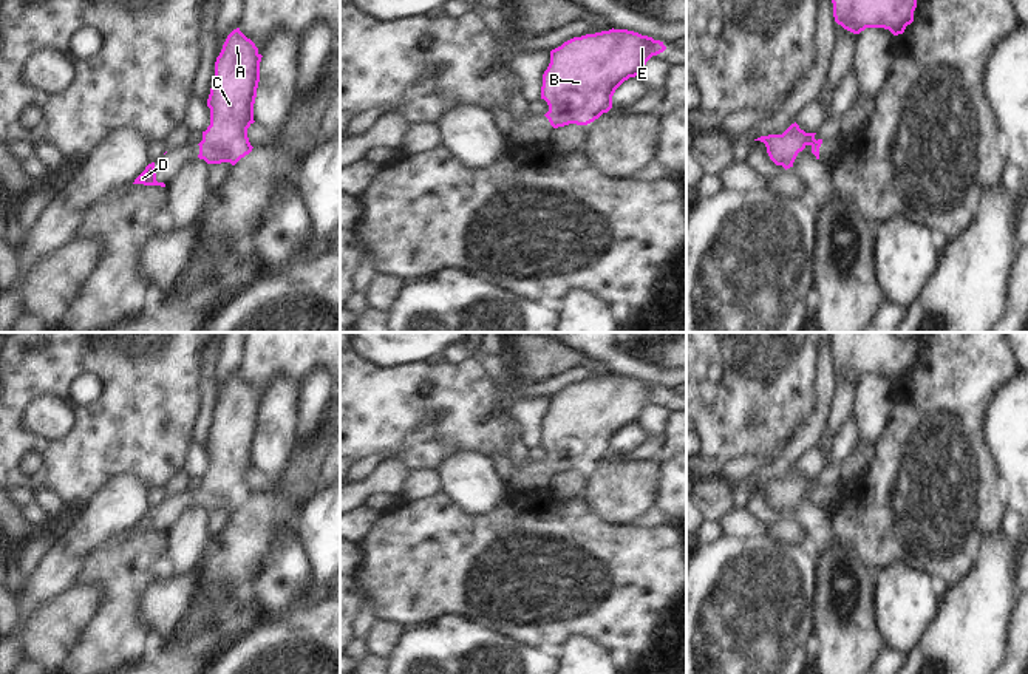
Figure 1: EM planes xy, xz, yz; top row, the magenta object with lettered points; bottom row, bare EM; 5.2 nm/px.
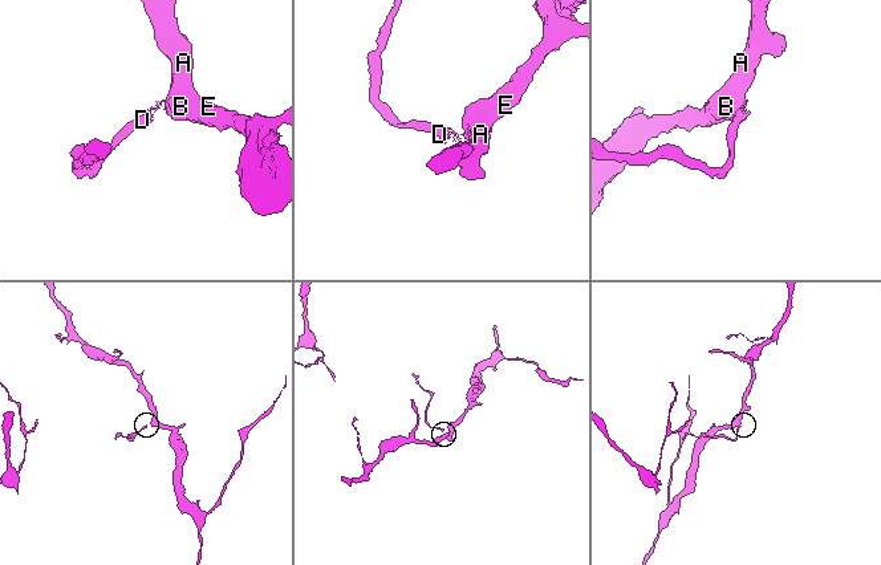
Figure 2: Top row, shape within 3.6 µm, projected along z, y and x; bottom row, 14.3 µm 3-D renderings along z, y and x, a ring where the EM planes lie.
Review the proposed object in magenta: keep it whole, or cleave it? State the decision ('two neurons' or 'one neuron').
one neuron

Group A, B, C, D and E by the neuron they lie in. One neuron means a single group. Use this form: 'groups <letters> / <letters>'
groups A B C D E

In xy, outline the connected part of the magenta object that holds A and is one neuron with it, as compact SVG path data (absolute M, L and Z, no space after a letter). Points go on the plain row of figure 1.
M240 374L233 376L216 403L215 422L207 445L210 471L203 478L199 506L207 510L235 512L252 498L247 475L254 467L254 450L260 428L261 400Z

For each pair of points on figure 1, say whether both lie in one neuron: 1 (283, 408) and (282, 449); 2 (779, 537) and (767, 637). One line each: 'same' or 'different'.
1: same
2: different

